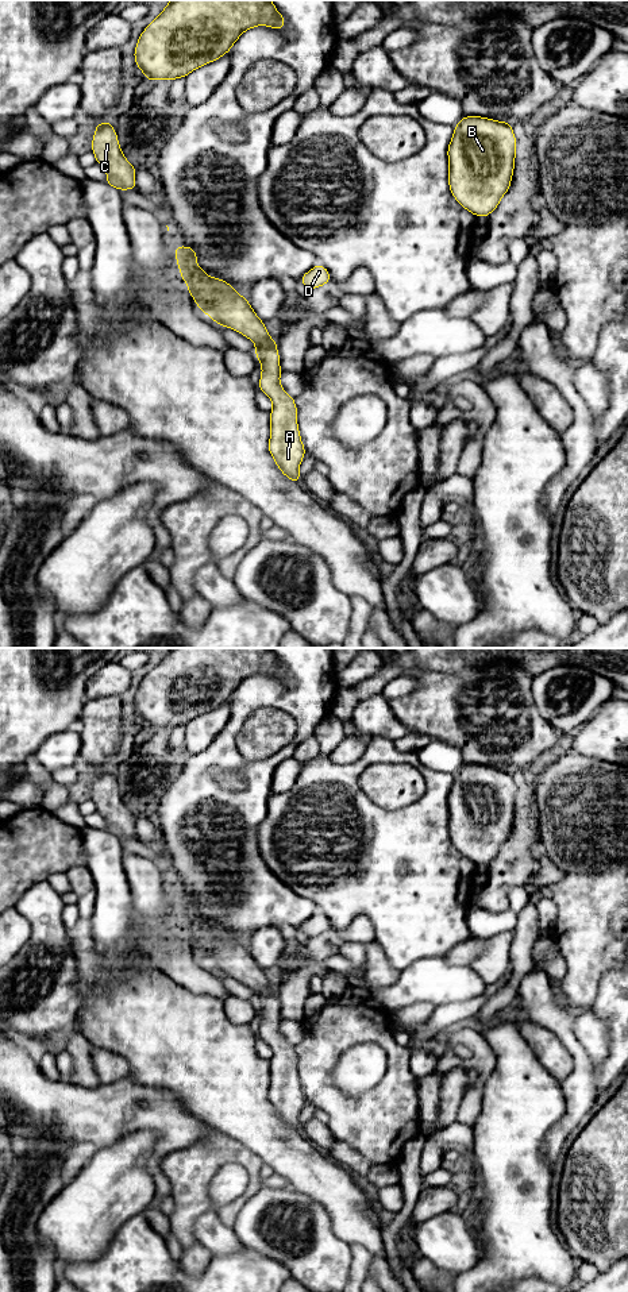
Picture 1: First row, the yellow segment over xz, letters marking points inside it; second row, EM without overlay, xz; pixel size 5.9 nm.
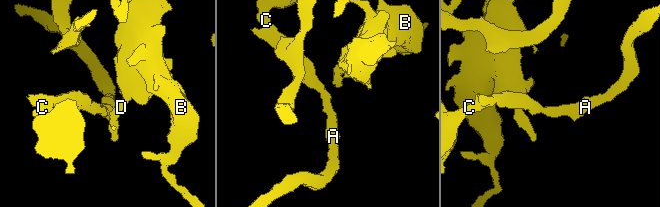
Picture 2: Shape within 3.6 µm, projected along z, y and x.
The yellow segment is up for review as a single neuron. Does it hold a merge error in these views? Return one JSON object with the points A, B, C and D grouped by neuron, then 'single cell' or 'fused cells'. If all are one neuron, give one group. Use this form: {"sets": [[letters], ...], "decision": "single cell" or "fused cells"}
{"sets": [["A", "B", "C", "D"]], "decision": "single cell"}

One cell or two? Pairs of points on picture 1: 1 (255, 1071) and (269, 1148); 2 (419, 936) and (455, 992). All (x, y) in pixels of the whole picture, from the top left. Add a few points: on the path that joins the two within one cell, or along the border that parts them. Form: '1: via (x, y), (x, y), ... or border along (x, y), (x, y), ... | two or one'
1: via (255, 1090), (255, 1125), (259, 1129) | one
2: border along (445, 955), (415, 960), (403, 970) | two

